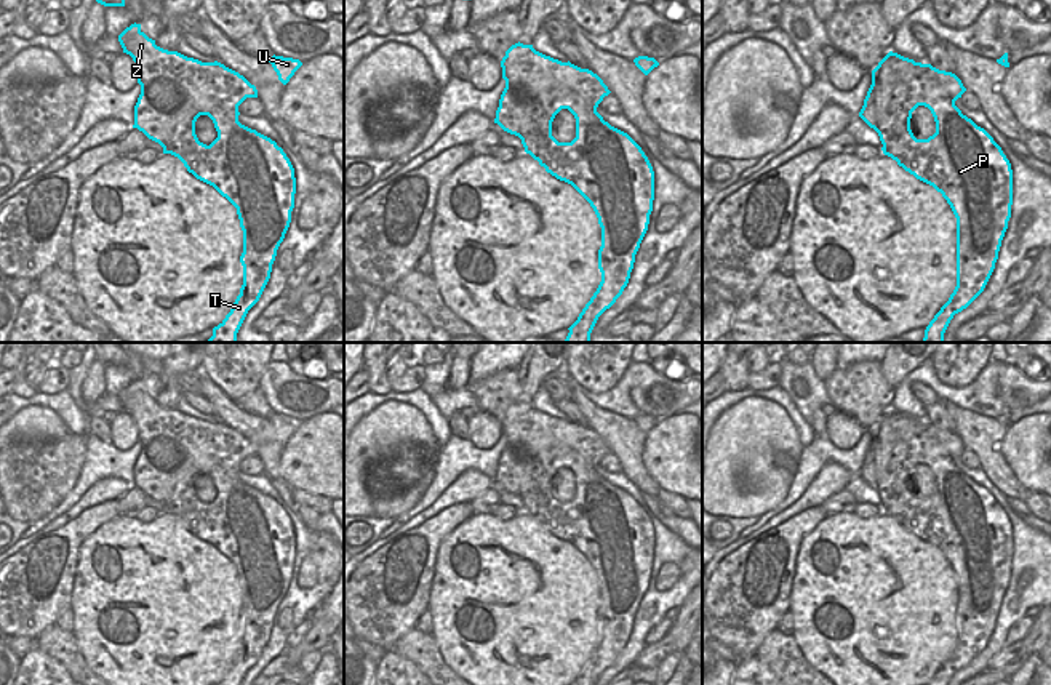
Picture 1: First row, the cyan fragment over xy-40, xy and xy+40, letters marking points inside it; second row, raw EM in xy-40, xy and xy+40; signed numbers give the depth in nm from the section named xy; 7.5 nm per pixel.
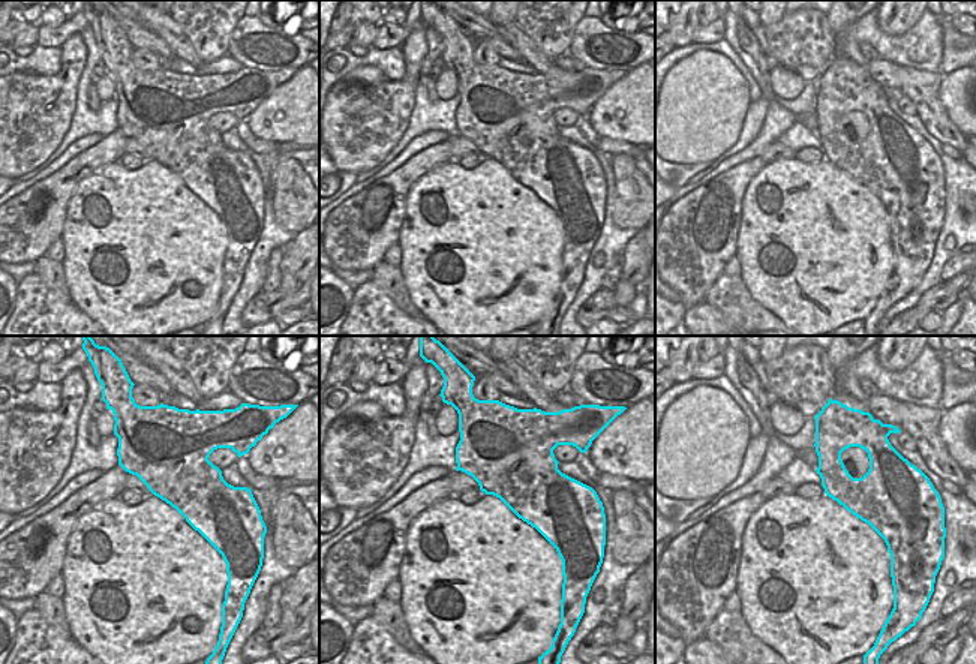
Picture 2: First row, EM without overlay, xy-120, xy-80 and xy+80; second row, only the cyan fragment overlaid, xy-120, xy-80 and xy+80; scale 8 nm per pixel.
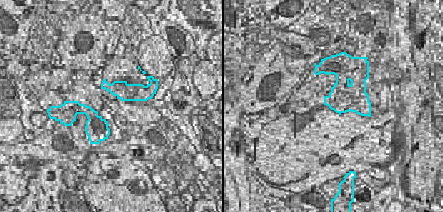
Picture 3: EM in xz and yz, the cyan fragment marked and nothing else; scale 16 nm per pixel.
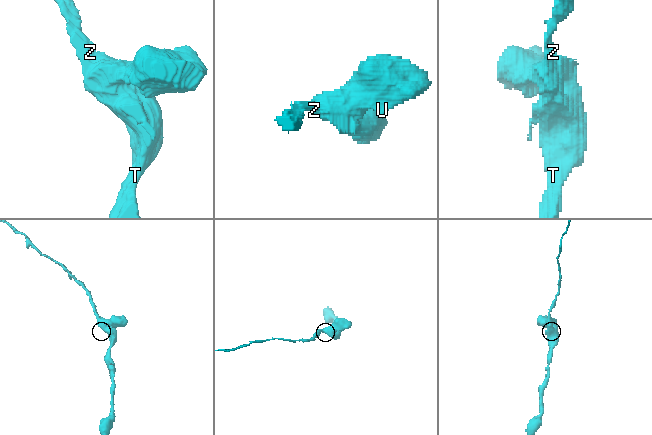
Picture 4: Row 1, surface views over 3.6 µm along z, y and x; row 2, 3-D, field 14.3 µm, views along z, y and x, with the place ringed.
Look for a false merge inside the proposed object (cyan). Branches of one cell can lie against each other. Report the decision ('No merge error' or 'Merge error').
No merge error

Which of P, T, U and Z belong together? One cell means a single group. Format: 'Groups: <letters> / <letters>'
Groups: P T U Z

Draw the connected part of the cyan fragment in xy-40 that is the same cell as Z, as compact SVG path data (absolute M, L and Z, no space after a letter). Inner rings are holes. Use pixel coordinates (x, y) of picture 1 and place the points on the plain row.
M136 381L118 394L118 400L123 411L136 421L141 443L133 487L158 501L163 512L178 515L189 531L213 544L237 567L243 589L240 615L243 643L230 671L218 685L242 685L270 637L277 608L290 586L296 552L294 527L275 499L238 480L238 464L246 456L258 456L256 445L243 434L218 419L202 421L178 410L163 408ZM200 474L208 474L218 490L218 496L210 504L200 501L195 493L195 480Z

